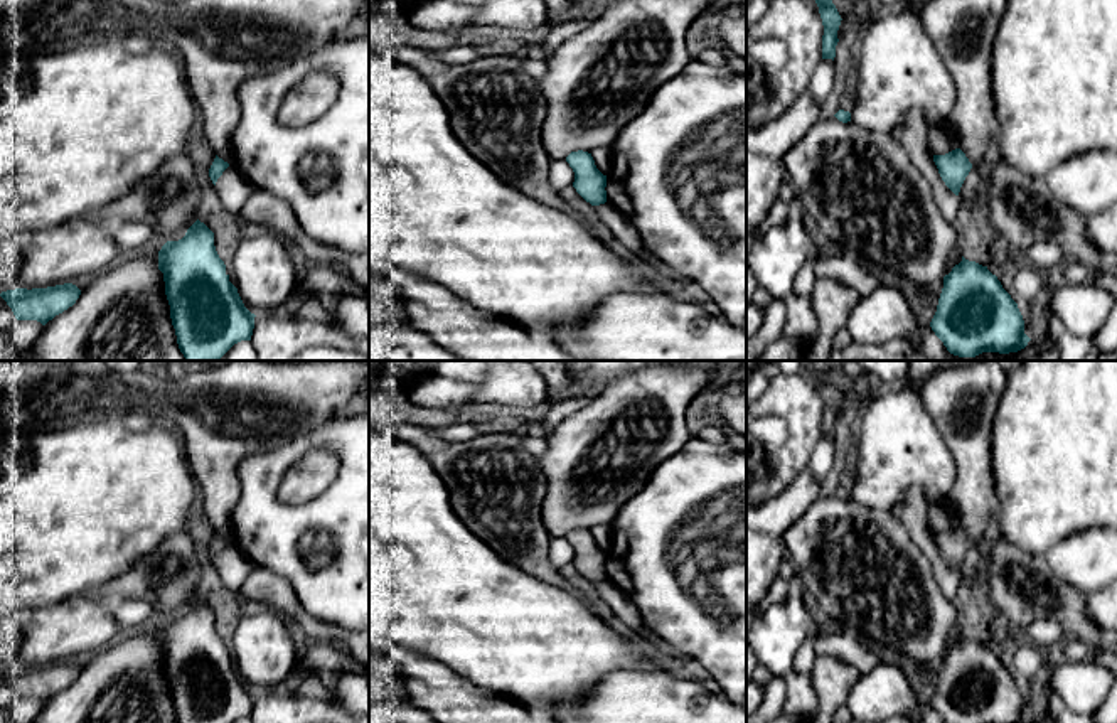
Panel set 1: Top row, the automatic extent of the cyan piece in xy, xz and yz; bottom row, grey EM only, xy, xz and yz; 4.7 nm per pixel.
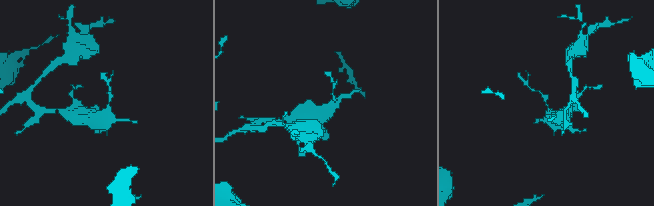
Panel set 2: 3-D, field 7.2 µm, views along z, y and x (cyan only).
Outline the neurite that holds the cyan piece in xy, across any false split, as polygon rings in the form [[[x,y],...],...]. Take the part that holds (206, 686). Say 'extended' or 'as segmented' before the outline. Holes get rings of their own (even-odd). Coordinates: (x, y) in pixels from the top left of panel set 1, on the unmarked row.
as segmented; [[[197,597],[182,617],[167,619],[162,624],[158,647],[163,651],[165,672],[179,723],[234,723],[241,718],[251,718],[256,693],[244,684],[238,666],[229,659],[226,642],[214,624],[214,610],[204,600]]]

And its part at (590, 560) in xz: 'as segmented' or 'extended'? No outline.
as segmented

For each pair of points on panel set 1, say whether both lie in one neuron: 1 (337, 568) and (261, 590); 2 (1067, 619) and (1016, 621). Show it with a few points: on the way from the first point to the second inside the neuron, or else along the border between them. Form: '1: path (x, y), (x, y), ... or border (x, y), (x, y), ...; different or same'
1: border (256, 565), (278, 573), (310, 615); different
2: path (1055, 610), (1028, 610); same

